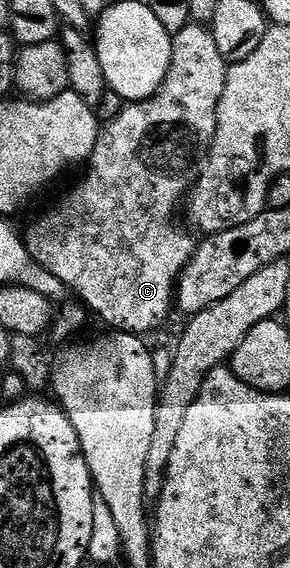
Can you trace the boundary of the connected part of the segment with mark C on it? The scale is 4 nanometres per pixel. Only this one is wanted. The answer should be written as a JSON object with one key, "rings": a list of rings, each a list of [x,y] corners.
{"rings":[[[191,22],[184,27],[177,35],[172,36],[172,60],[166,81],[156,90],[149,99],[144,99],[141,103],[127,104],[101,130],[100,135],[96,138],[96,144],[92,150],[92,156],[89,157],[84,176],[80,179],[80,184],[69,193],[65,199],[60,199],[53,205],[49,211],[44,211],[28,227],[28,232],[23,232],[22,238],[24,246],[27,247],[32,262],[37,267],[44,267],[58,281],[64,283],[69,292],[76,294],[81,304],[89,312],[92,311],[105,323],[105,328],[112,331],[125,331],[127,335],[147,336],[147,331],[152,331],[168,315],[168,310],[174,307],[174,294],[177,292],[177,280],[184,268],[191,262],[193,252],[196,250],[197,240],[192,240],[172,218],[176,215],[176,206],[181,206],[182,200],[187,196],[190,190],[190,180],[194,175],[194,168],[198,160],[207,152],[208,147],[212,144],[212,137],[216,132],[216,114],[218,113],[218,101],[222,101],[222,89],[226,89],[226,77],[228,76],[229,62],[218,53],[218,44],[214,42],[211,30],[207,26]]]}

